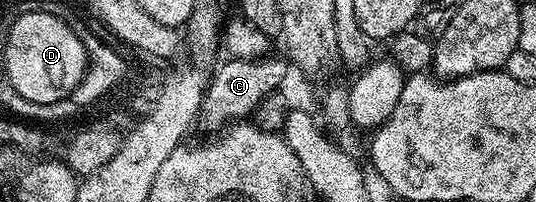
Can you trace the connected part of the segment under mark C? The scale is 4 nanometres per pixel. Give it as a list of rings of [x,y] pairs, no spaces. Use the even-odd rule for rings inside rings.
[[[267,56],[257,58],[255,62],[239,58],[226,60],[226,63],[209,79],[200,107],[200,122],[203,122],[208,129],[214,130],[210,132],[218,132],[253,115],[260,100],[264,100],[281,87],[278,85],[281,84],[282,77],[286,74],[286,66],[288,67],[287,59],[282,58]]]

